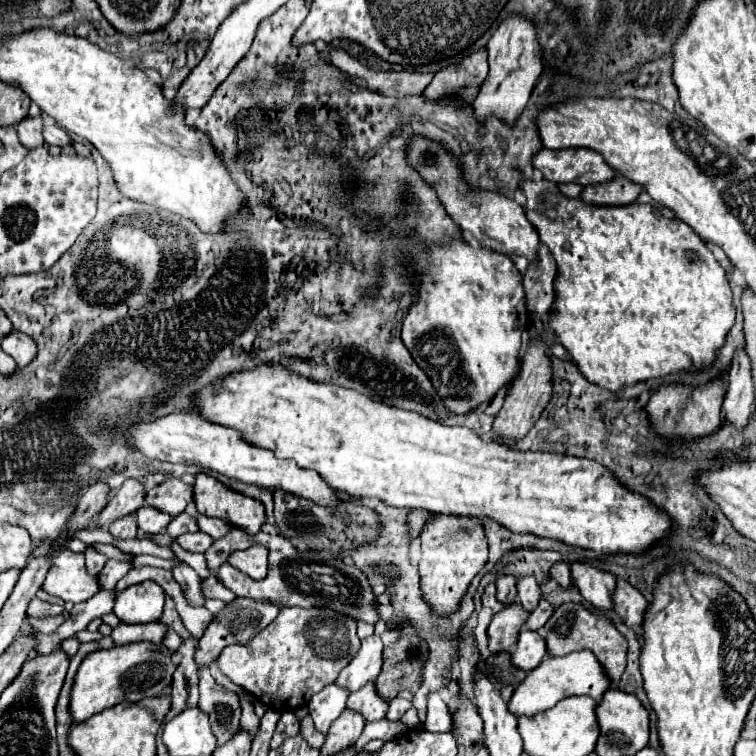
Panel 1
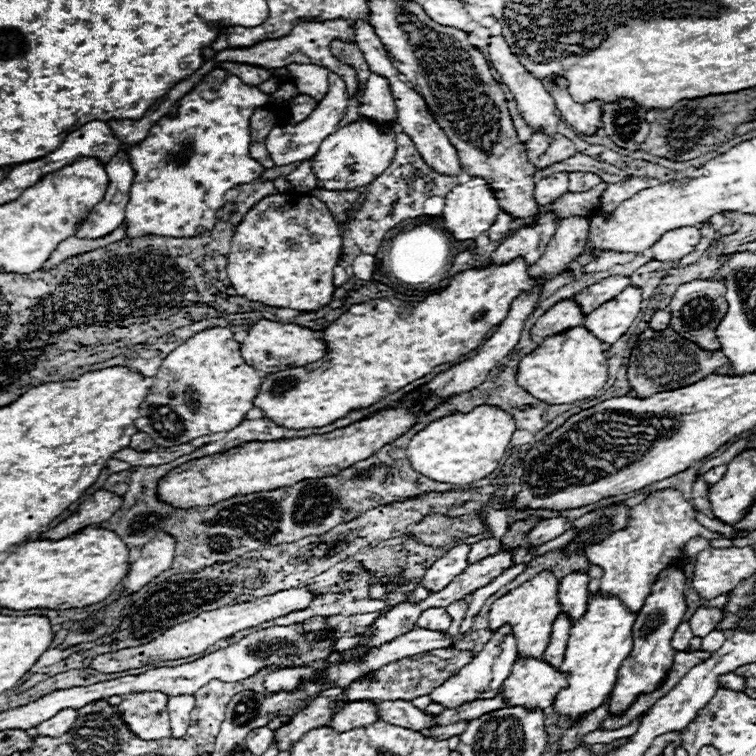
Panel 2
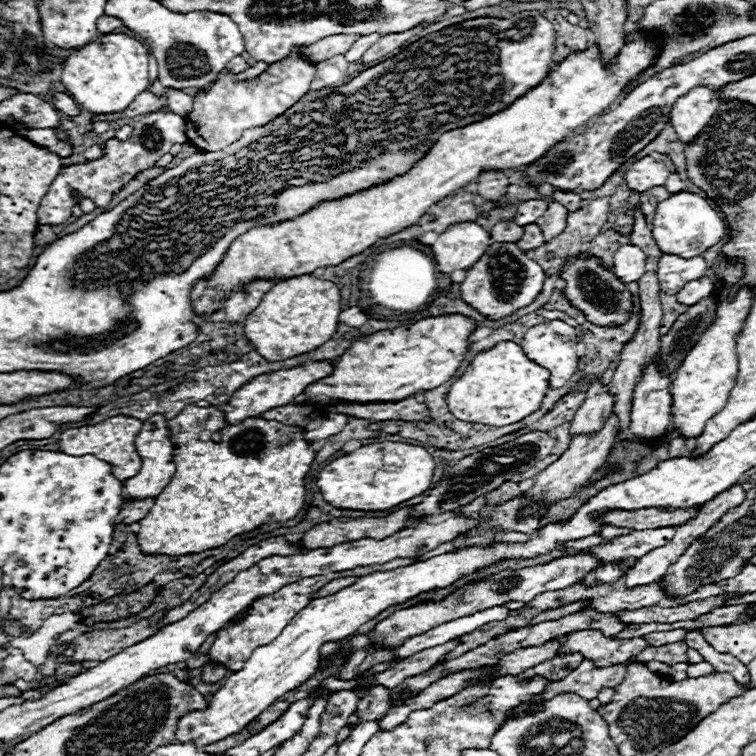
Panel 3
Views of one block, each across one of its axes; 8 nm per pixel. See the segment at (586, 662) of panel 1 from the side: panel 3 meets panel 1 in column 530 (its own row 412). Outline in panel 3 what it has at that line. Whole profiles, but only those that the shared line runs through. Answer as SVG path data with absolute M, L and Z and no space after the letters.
M740 290L734 302L724 300L718 308L716 322L700 336L700 342L688 352L682 366L672 380L672 424L676 434L688 438L698 438L706 426L706 422L724 408L728 392L732 390L738 374L738 358L736 358L736 334L742 330L742 322L746 320L752 306L752 292Z

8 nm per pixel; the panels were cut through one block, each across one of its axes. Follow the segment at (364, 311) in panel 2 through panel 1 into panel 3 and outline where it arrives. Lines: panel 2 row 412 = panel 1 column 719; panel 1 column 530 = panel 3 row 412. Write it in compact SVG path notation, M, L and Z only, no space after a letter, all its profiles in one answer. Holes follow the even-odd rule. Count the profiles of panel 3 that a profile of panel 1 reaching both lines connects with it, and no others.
M196 404L186 406L176 418L168 422L170 440L174 442L176 472L166 490L154 498L154 506L140 520L138 544L146 554L198 554L224 546L238 534L250 532L268 522L286 522L304 508L304 478L310 464L316 458L312 442L304 440L302 426L286 426L274 420L246 418L240 424L228 424L226 416L216 406L200 408ZM220 432L222 440L214 442L212 434Z

